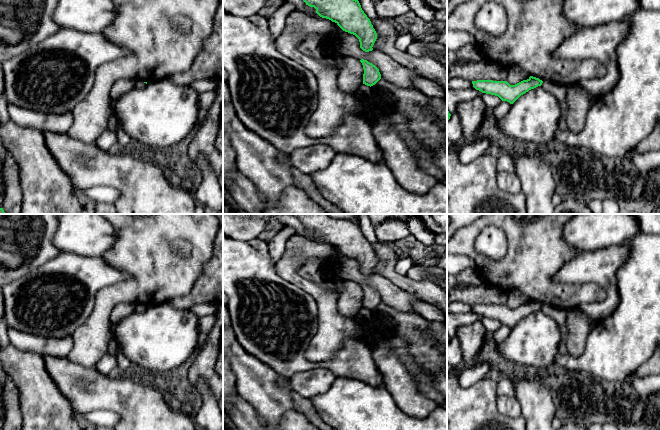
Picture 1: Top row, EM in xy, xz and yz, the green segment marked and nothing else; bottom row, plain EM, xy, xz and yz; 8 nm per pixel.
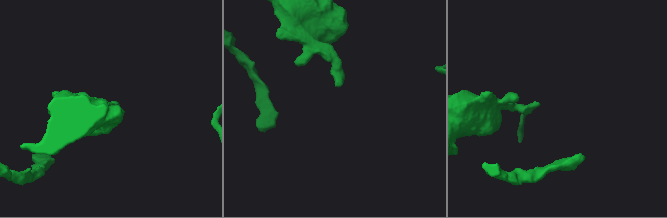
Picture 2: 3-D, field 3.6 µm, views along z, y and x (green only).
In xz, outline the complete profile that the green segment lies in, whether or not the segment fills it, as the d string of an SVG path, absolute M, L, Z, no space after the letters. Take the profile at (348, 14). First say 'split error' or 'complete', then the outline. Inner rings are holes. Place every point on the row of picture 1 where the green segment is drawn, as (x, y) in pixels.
complete | M303 0L314 7L316 13L335 22L343 31L355 35L360 48L369 52L377 39L377 33L370 19L364 13L358 0Z

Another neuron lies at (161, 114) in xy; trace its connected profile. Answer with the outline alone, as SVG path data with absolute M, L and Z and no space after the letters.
M168 79L147 83L145 87L134 87L119 99L110 101L109 111L118 121L119 131L131 136L134 145L165 149L181 142L190 134L197 121L199 109L199 93L189 85L178 86Z

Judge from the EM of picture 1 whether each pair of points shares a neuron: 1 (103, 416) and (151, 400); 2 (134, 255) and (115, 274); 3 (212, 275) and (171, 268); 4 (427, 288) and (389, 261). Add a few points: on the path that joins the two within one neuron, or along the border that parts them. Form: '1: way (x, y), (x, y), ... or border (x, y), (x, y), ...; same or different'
1: border (89, 412), (95, 409), (111, 410), (120, 419); different
2: border (101, 257), (109, 264), (125, 271), (130, 277); different
3: border (212, 255), (193, 287), (187, 293); different
4: way (415, 287), (400, 281), (392, 273); same

